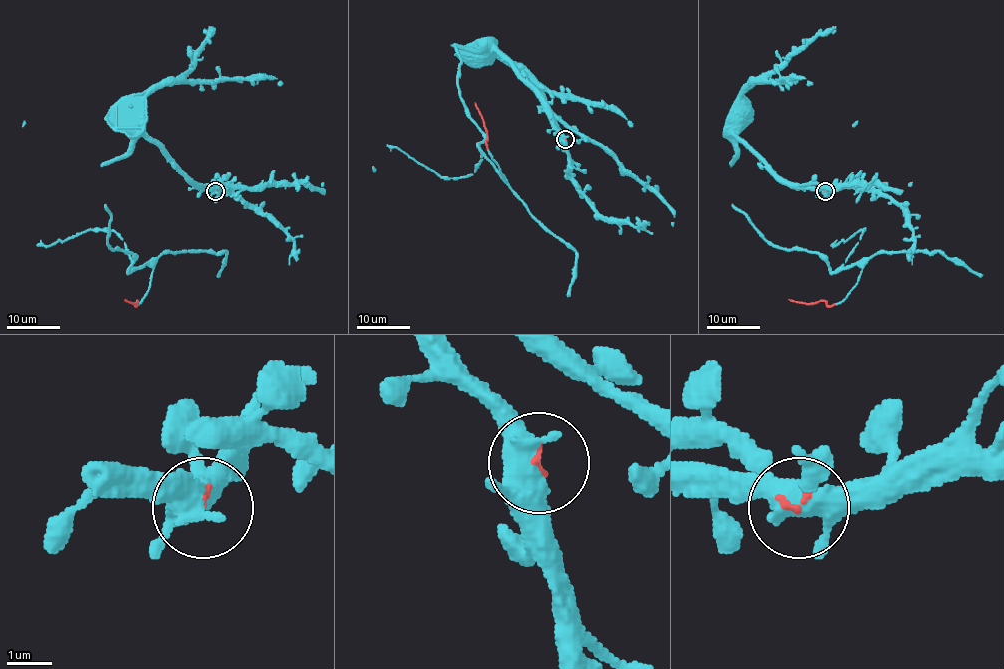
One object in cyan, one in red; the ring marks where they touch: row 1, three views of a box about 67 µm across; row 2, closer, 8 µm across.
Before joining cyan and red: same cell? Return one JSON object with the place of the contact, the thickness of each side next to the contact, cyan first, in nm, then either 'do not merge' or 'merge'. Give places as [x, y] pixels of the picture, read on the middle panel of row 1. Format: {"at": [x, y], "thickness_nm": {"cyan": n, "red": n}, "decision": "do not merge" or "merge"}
{"at": [565, 139], "thickness_nm": {"cyan": 480, "red": 90}, "decision": "merge"}

